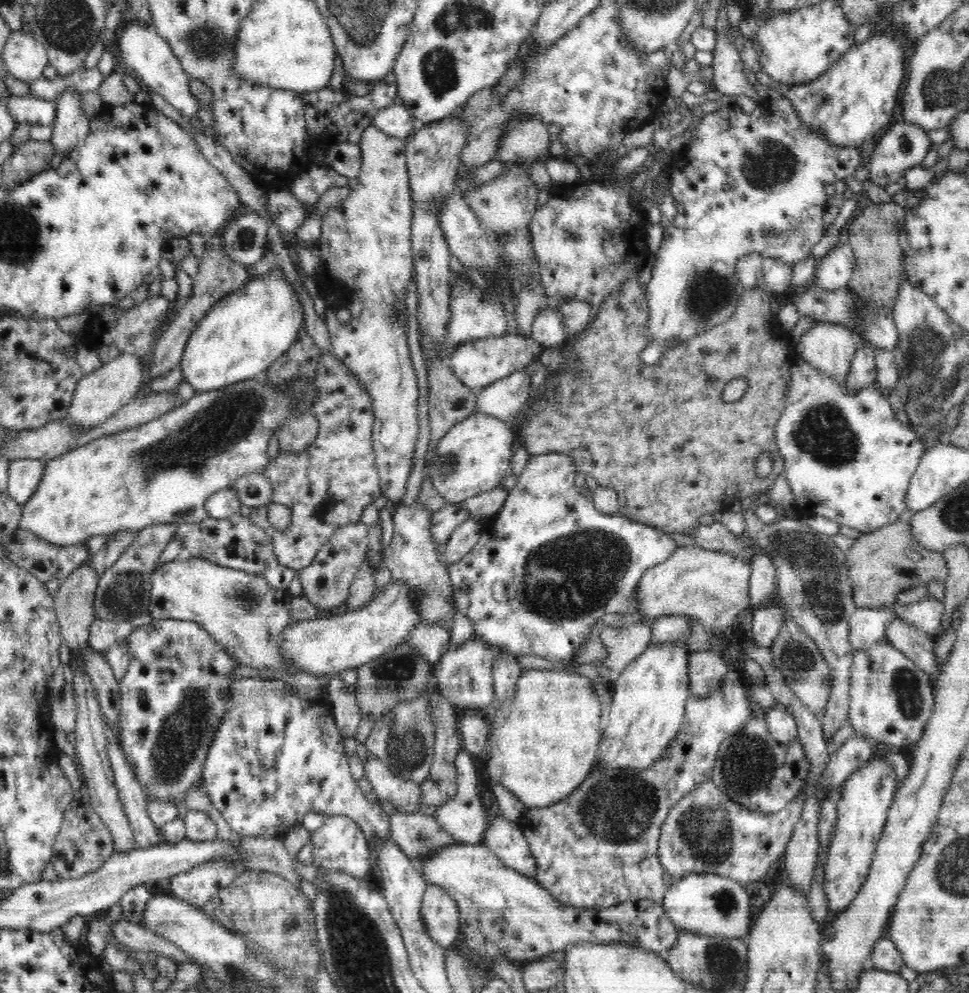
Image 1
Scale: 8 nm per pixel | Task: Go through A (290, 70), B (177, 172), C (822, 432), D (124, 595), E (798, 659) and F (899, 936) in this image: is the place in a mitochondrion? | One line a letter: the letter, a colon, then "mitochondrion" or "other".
A: other
B: other
C: mitochondrion
D: mitochondrion
E: mitochondrion
F: other

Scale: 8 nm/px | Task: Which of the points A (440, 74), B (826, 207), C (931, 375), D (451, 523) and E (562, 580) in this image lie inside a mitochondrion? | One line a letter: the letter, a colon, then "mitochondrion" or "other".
A: mitochondrion
B: other
C: mitochondrion
D: other
E: mitochondrion

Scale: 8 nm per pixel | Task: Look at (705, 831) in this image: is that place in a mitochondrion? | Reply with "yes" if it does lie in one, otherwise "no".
yes

